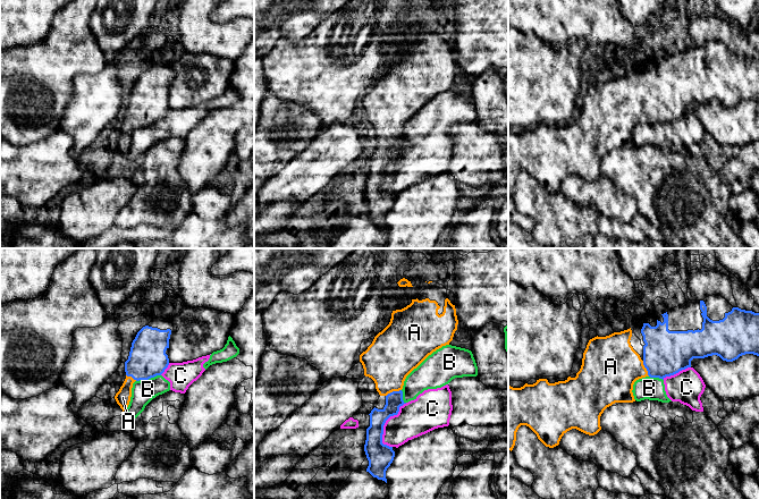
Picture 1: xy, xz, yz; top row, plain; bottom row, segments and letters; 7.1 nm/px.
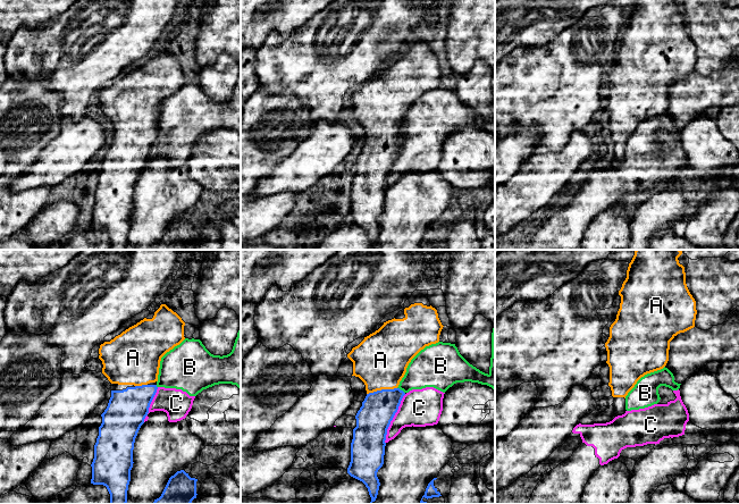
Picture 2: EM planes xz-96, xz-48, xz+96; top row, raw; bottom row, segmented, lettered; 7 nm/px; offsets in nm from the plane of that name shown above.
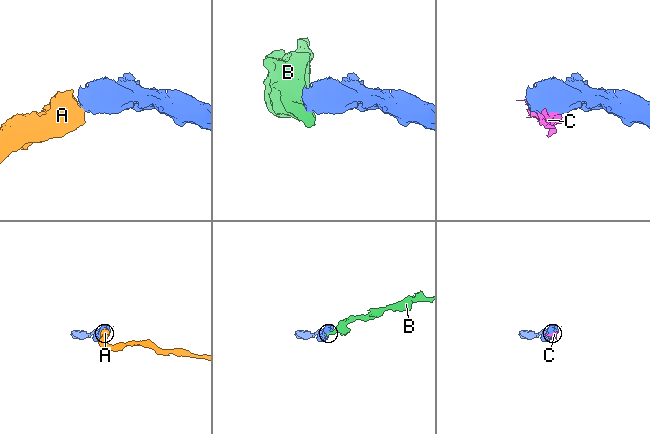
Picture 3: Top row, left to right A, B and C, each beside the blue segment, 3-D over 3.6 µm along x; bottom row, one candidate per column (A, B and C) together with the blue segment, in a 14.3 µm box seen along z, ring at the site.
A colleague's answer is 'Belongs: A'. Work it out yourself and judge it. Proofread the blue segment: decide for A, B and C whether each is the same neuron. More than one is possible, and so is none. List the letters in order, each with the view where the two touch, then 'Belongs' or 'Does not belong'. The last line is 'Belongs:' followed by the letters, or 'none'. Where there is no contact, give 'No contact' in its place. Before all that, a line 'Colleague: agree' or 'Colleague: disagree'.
Colleague: agree
A: Touches blue in xz. Belongs
B: Touches blue in xy. Does not belong
C: Touches blue in xz. Does not belong
Belongs: A

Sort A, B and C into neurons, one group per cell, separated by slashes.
A / B C

